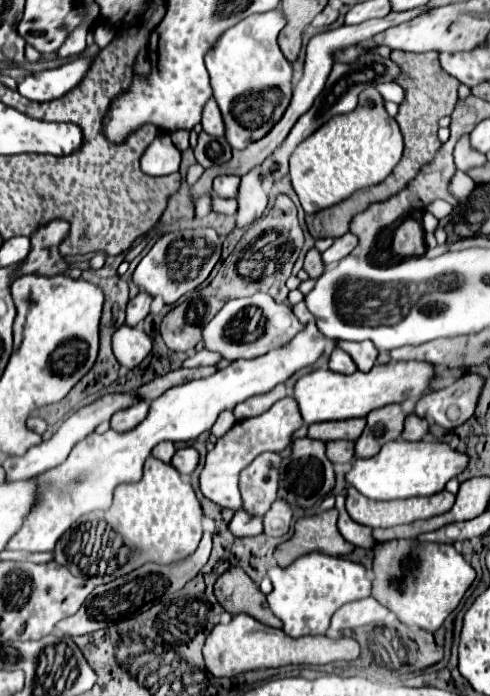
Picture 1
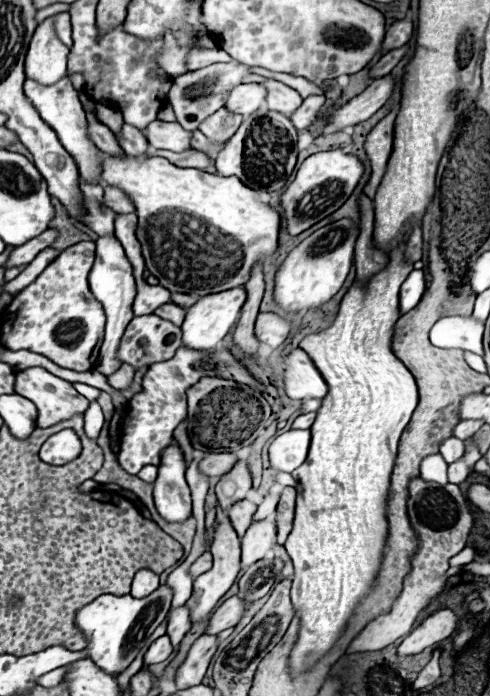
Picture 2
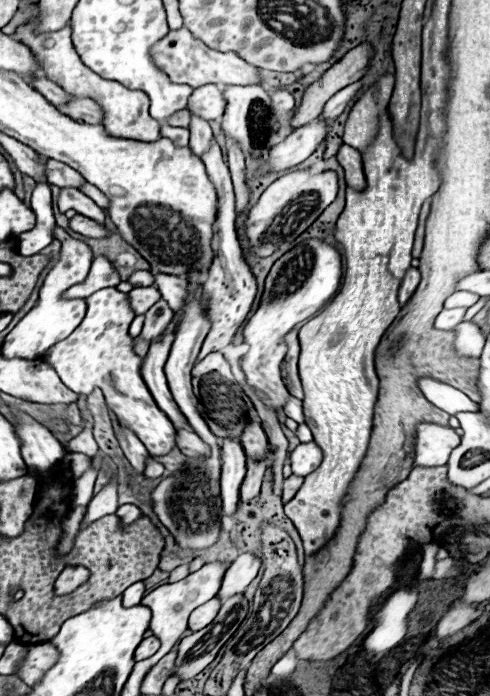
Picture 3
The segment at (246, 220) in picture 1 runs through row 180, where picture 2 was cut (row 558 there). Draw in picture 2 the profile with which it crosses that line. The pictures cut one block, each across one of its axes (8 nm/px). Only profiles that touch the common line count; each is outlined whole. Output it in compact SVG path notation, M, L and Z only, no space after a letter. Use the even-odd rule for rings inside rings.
M266 518L266 520L260 520L260 522L254 522L244 538L242 538L242 566L252 566L256 560L262 560L266 556L266 552L276 544L276 522L272 518Z

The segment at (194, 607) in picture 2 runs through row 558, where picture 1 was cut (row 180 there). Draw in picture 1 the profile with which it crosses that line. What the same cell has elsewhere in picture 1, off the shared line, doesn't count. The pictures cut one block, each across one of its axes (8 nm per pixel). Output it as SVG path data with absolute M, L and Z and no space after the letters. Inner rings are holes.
M216 176L214 178L214 194L220 198L236 198L240 186L238 176Z

